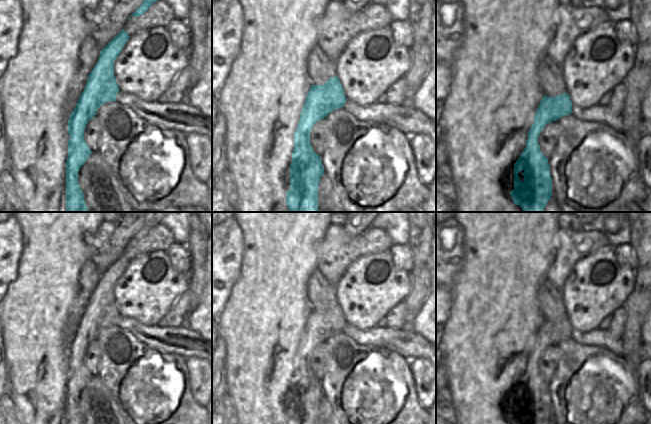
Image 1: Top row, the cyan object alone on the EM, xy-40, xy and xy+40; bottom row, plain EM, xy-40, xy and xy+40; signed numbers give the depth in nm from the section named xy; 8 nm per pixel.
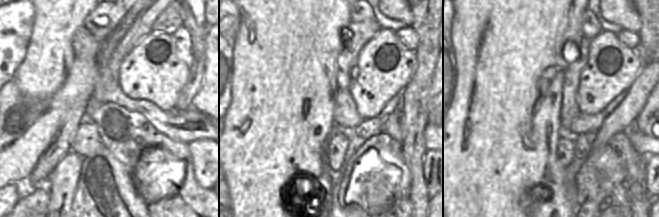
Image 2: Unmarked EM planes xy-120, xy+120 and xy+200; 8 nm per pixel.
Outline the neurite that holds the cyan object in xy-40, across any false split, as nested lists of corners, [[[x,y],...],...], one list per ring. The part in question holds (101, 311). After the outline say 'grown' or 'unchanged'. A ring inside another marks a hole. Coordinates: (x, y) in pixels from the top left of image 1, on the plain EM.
[[[123,253],[100,276],[98,286],[88,299],[86,310],[68,344],[68,382],[66,384],[66,424],[84,424],[84,418],[78,408],[78,396],[92,375],[84,364],[86,348],[96,339],[98,332],[109,326],[116,325],[116,318],[120,315],[114,300],[114,286],[130,260]]]; unchanged

